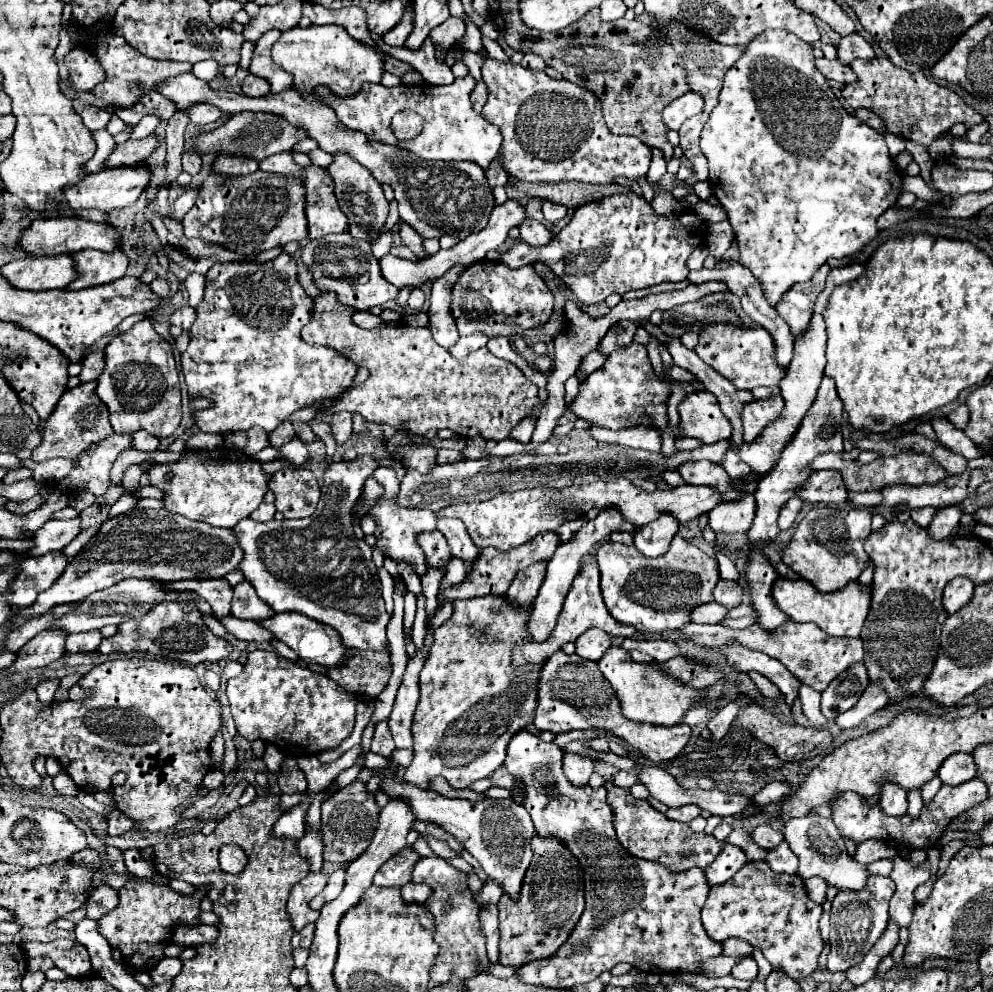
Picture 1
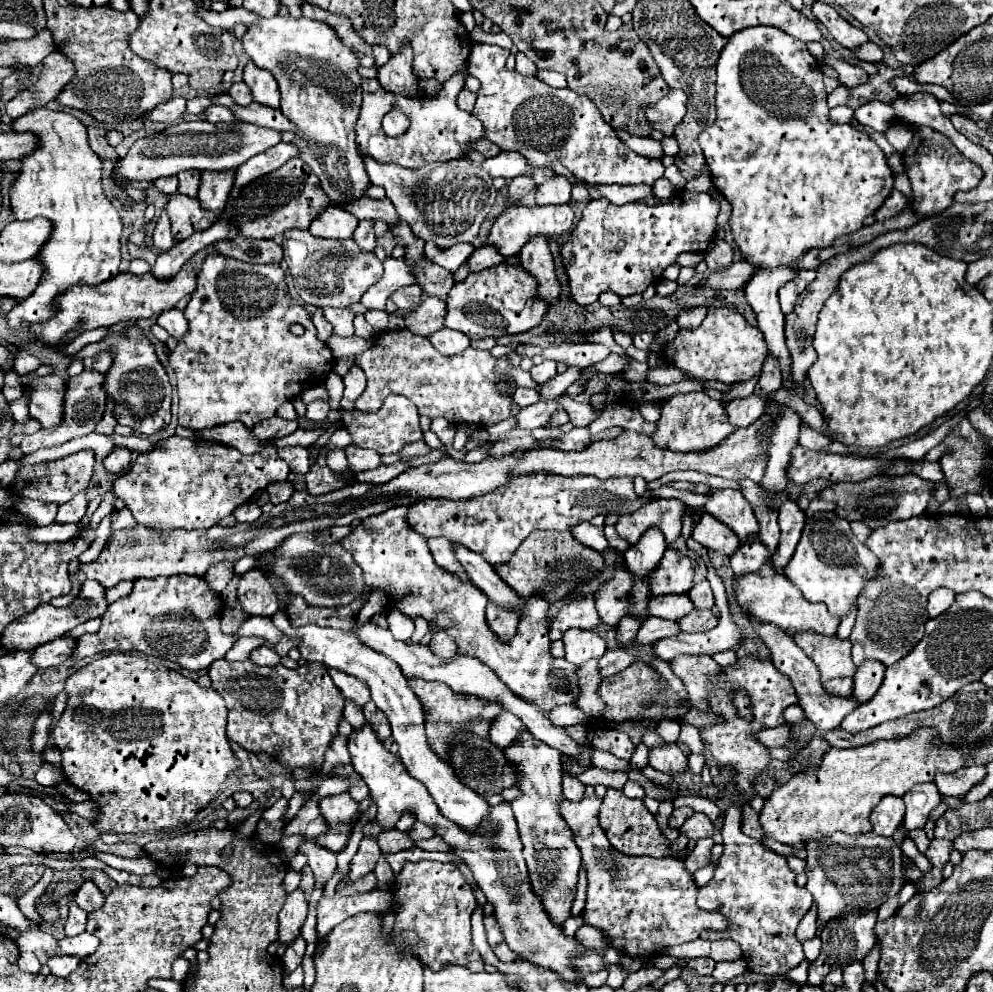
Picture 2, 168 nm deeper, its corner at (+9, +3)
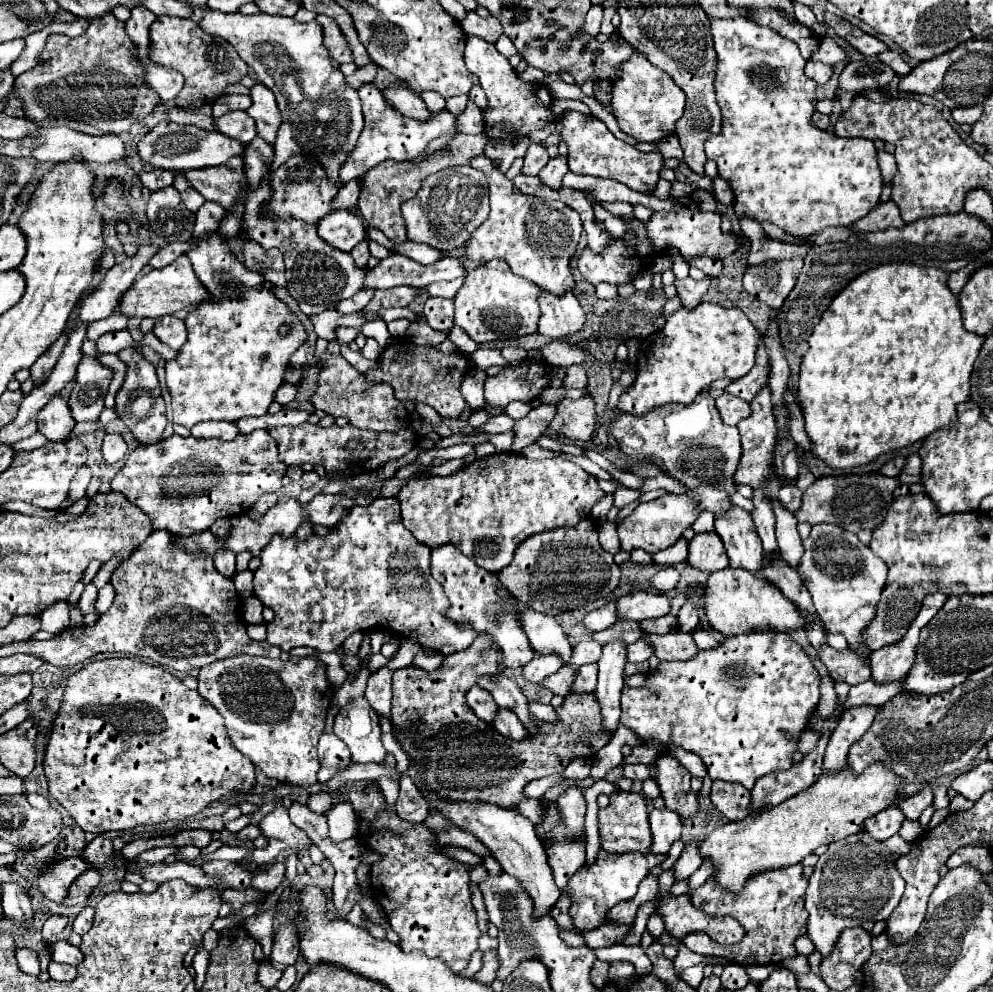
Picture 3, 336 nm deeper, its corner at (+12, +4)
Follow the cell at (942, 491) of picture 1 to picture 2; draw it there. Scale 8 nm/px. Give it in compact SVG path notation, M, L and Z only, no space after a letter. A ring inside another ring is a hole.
M907 472L903 476L891 476L891 474L877 474L873 478L861 480L861 482L839 482L821 492L823 500L831 500L837 504L835 512L841 518L861 520L869 528L881 528L889 522L907 520L913 516L919 516L925 512L927 502L935 496L935 484L929 480L919 478L913 472Z

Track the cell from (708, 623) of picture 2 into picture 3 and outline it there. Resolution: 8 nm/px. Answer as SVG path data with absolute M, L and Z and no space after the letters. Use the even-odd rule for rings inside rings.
M666 615L666 617L658 617L658 619L646 619L646 621L640 621L640 627L646 633L658 633L658 635L674 633L676 631L676 617Z

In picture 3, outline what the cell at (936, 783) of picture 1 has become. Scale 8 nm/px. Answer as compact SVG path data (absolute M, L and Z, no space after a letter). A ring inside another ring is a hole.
M924 787L920 793L916 793L914 797L908 797L908 801L902 801L898 807L902 809L902 813L908 817L908 819L918 819L920 813L932 803L934 795L932 795L932 789L930 787Z

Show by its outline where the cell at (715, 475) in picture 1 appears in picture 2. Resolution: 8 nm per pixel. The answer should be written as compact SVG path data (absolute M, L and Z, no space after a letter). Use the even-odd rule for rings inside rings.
M709 490L707 496L709 502L705 504L705 510L719 518L723 524L727 524L731 530L735 530L741 542L743 538L759 532L755 514L751 514L751 506L747 506L747 500L743 498L743 494L739 494L739 490Z

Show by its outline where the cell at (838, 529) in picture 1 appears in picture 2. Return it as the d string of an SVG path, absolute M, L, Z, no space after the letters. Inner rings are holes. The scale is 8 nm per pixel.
M831 512L831 518L827 514L813 514L807 518L797 550L783 570L789 582L795 584L807 600L823 602L833 616L845 616L851 606L855 606L863 584L867 578L875 576L875 572L875 554L855 538L849 522L835 512Z

